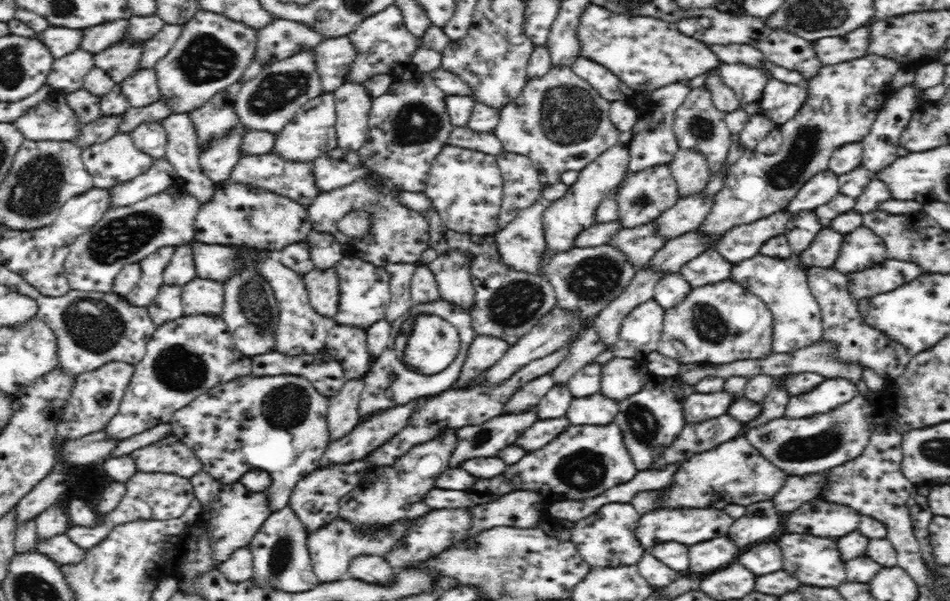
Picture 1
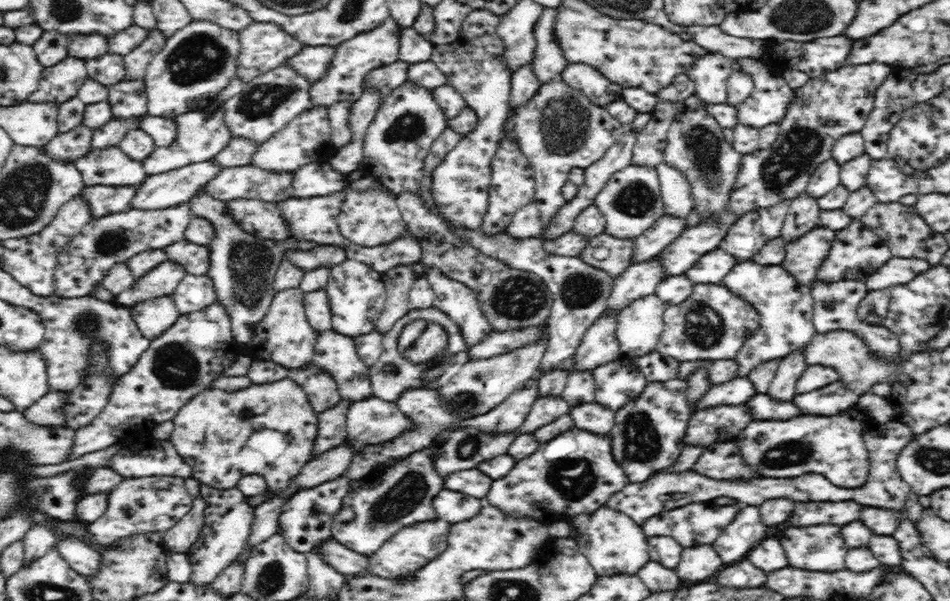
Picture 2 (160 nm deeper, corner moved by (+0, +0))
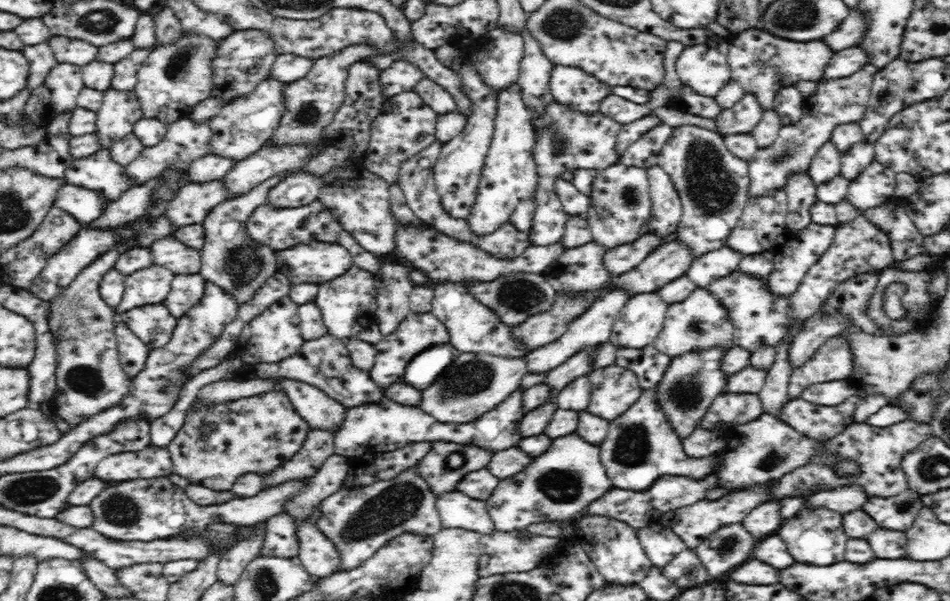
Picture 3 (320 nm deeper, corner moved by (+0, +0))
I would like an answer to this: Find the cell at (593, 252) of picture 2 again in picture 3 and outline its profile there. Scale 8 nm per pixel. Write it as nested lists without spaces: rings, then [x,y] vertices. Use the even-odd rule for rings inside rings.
[[[594,241],[566,249],[541,272],[541,276],[554,286],[558,295],[562,290],[600,290],[606,281],[612,280],[612,275],[602,264],[602,257],[608,249]]]

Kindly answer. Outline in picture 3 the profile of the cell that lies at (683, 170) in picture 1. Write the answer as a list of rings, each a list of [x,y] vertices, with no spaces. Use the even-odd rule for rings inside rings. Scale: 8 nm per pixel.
[[[657,164],[647,168],[649,193],[652,201],[648,232],[666,236],[676,232],[682,214],[682,203],[672,179]]]

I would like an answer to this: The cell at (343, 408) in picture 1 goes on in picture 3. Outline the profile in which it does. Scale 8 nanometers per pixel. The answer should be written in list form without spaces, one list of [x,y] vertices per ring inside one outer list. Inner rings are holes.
[[[312,429],[308,431],[303,446],[291,459],[270,475],[261,475],[263,489],[288,480],[313,477],[323,462],[335,453],[334,430]]]

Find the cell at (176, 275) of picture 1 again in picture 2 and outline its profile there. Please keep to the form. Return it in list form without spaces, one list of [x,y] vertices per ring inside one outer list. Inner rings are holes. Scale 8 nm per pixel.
[[[166,260],[147,272],[146,276],[134,281],[134,286],[118,294],[114,302],[130,308],[144,300],[172,296],[186,273],[181,264]]]

